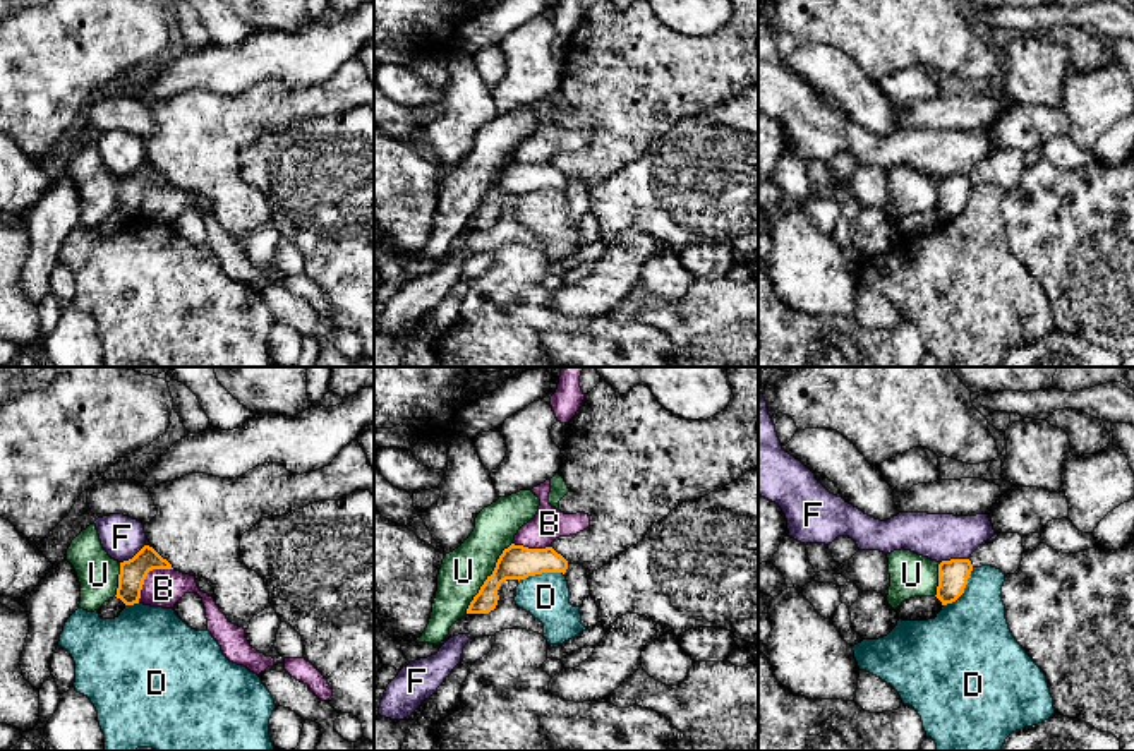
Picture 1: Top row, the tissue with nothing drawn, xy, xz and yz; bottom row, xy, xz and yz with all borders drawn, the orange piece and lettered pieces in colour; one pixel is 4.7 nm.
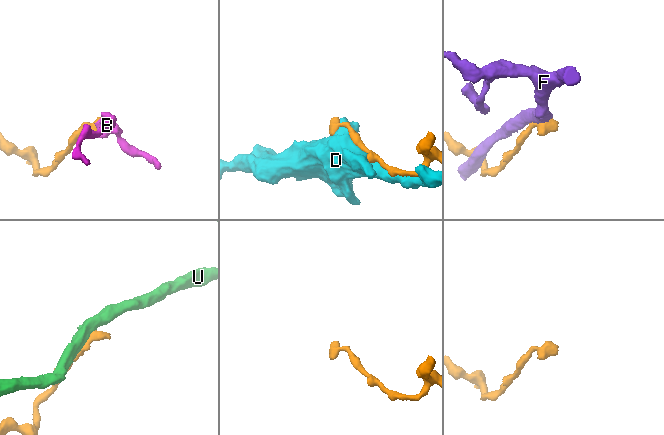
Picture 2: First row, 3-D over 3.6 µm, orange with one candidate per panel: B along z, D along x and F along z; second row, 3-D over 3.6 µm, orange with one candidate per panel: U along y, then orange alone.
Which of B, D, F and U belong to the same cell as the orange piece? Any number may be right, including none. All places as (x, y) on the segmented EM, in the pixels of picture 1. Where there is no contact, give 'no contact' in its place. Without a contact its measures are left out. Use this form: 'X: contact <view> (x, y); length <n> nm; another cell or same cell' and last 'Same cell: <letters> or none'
B: contact xy (146, 575); length 240 nm; another cell
D: contact xz (541, 573); length 220 nm; another cell
F: contact yz (954, 559); length 140 nm; another cell
U: contact xz (481, 587); length 300 nm; another cell
Same cell: none

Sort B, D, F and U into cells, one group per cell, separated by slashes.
B / D / F / U

